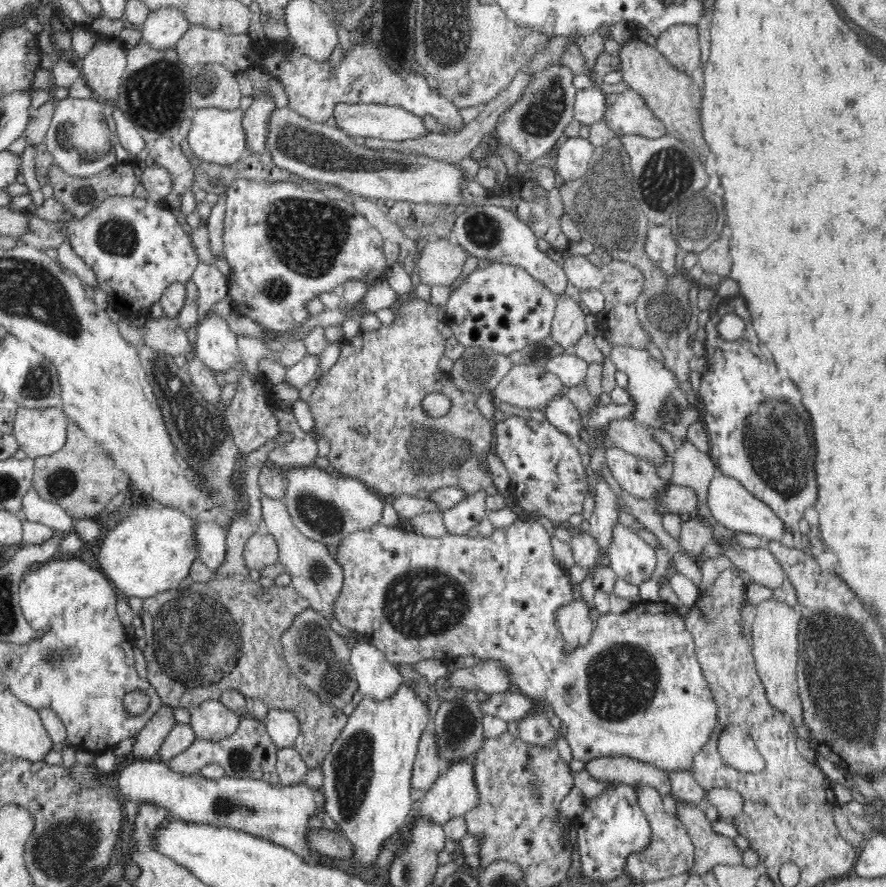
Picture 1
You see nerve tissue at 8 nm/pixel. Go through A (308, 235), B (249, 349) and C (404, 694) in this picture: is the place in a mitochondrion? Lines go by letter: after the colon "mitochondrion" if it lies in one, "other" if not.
A: mitochondrion
B: other
C: other

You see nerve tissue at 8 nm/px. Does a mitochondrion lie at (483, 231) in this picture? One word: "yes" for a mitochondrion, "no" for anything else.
yes

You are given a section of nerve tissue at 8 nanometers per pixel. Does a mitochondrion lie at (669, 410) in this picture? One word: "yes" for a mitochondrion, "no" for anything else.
yes

